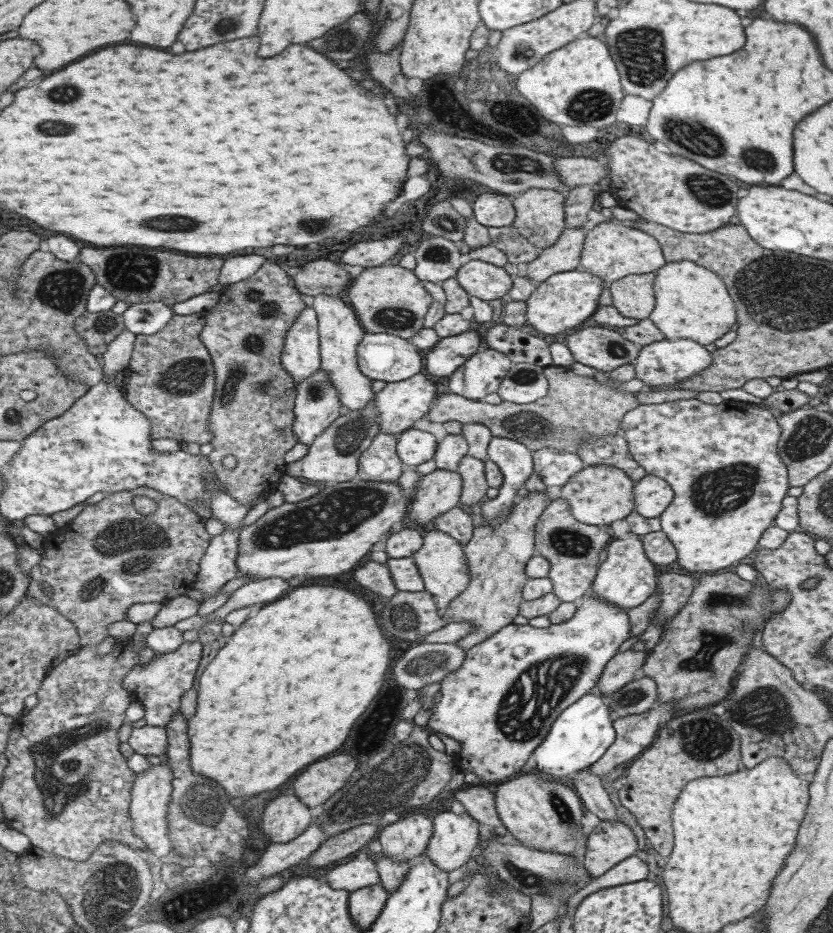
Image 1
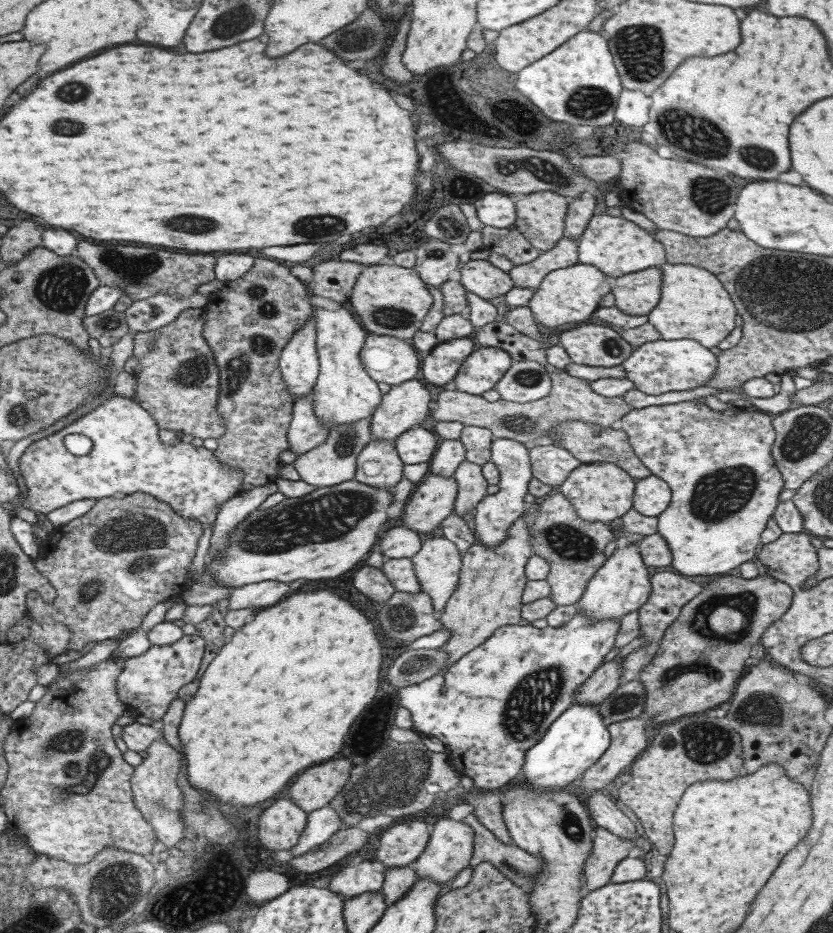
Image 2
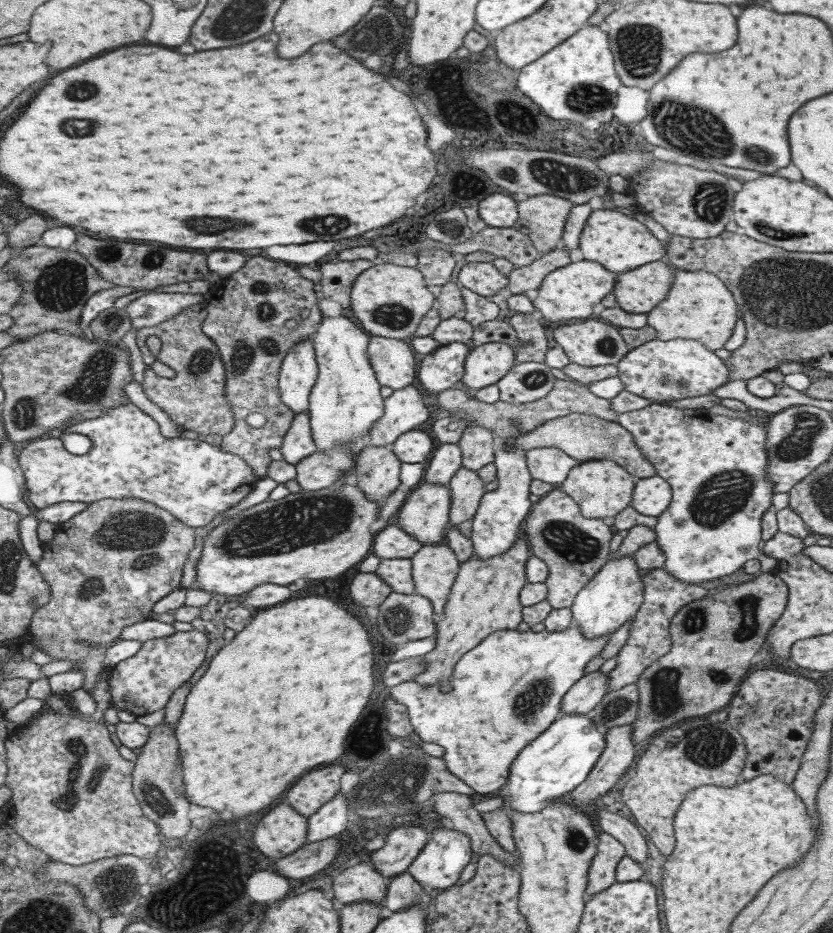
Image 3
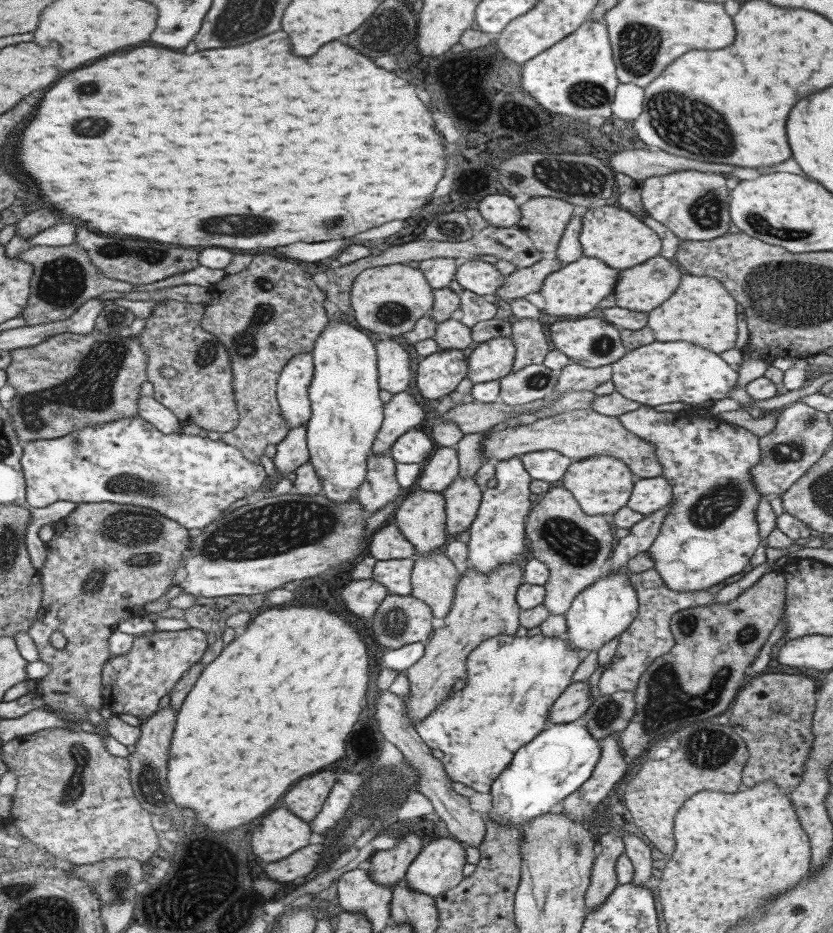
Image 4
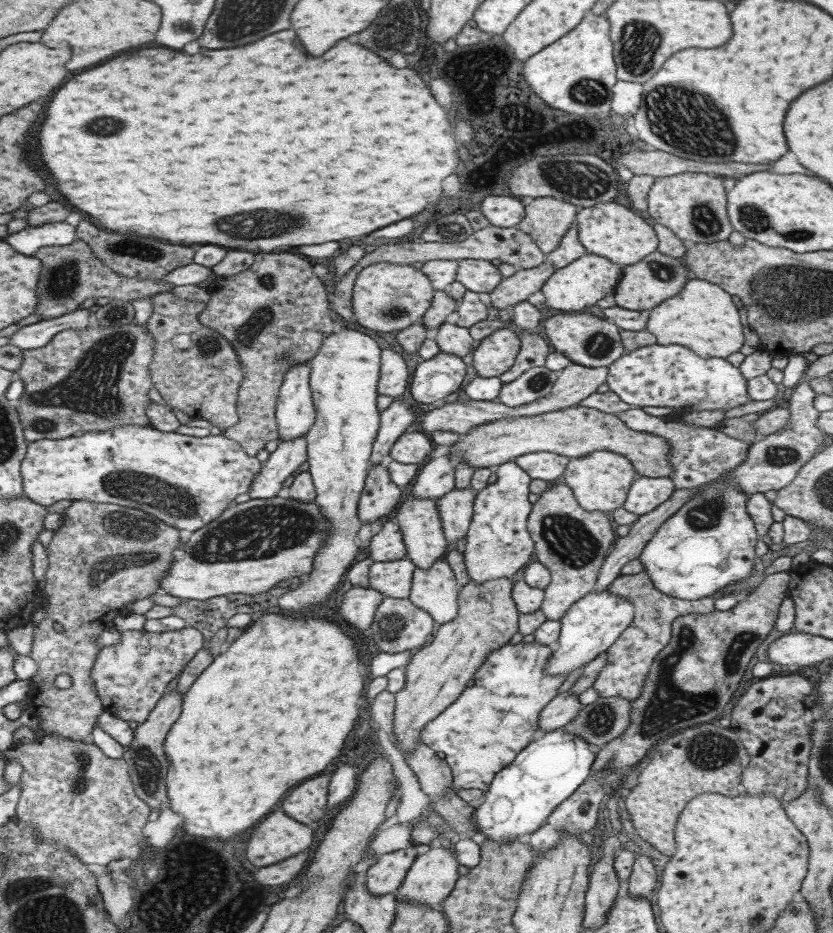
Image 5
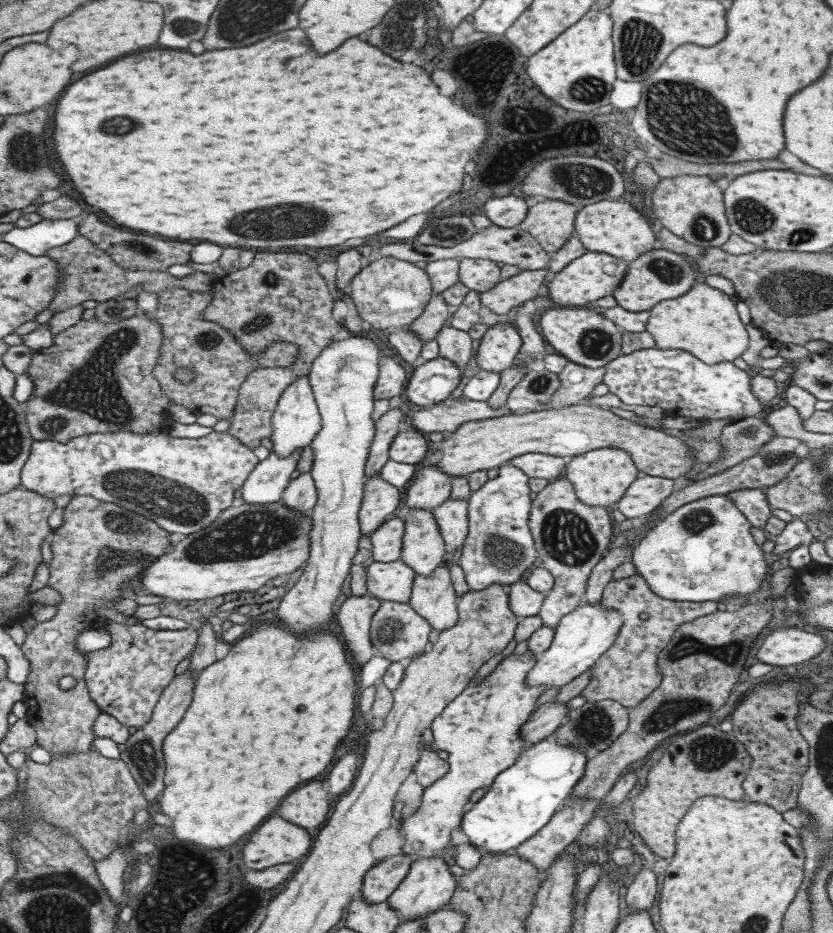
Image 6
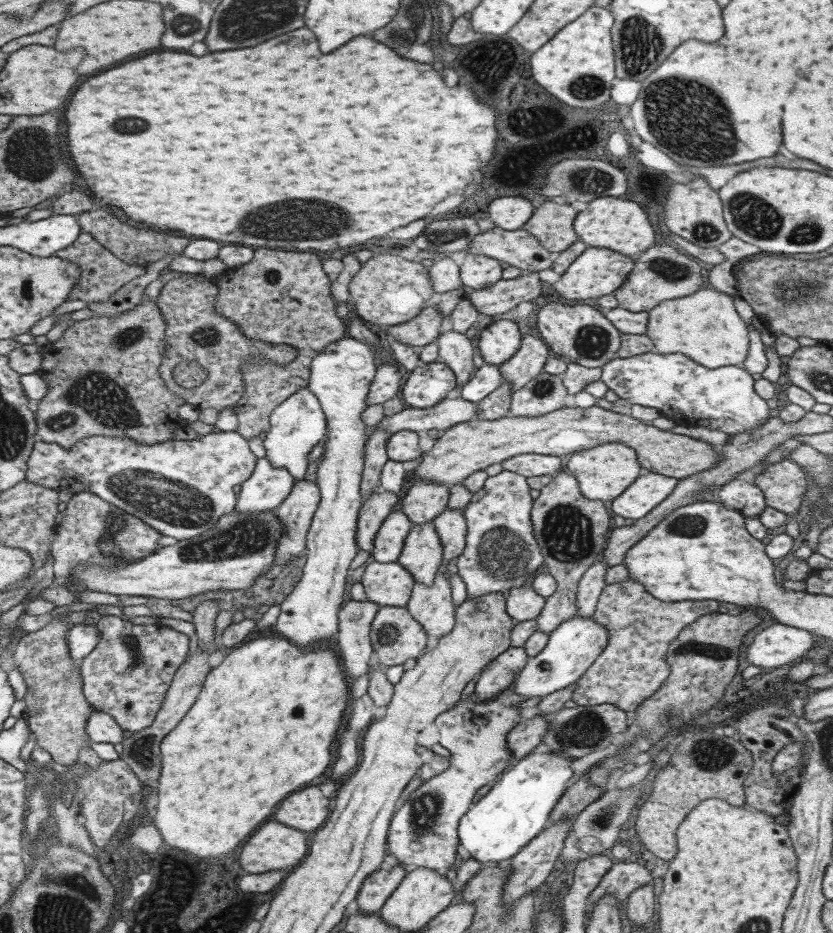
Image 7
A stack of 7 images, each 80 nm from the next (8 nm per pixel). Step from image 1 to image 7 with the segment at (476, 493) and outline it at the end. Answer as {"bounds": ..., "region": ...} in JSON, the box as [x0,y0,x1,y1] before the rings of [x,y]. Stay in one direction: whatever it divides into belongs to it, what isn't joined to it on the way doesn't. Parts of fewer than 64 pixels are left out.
{"bounds":[432,509,465,560],"region":[[[445,509],[432,520],[439,537],[443,560],[460,557],[465,545],[465,522],[459,510]]]}

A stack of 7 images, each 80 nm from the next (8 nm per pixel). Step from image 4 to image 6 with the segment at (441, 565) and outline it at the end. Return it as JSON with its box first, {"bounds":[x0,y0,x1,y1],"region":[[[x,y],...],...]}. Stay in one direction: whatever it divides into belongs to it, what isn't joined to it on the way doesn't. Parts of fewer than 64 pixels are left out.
{"bounds":[407,567,457,632],"region":[[[437,567],[429,576],[414,576],[407,603],[431,630],[443,632],[457,621],[457,600],[450,572]]]}

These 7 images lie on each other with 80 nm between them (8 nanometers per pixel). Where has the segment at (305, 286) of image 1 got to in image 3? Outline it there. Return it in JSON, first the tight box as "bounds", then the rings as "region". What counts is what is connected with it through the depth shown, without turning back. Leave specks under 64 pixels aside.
{"bounds":[316,258,379,308],"region":[[[377,258],[374,260],[363,260],[355,259],[350,261],[339,261],[336,260],[335,263],[324,263],[320,266],[316,266],[321,274],[321,280],[317,285],[317,290],[322,294],[325,299],[334,301],[338,303],[342,308],[350,306],[350,288],[355,280],[355,277],[363,272],[367,267],[378,264],[379,261]]]}

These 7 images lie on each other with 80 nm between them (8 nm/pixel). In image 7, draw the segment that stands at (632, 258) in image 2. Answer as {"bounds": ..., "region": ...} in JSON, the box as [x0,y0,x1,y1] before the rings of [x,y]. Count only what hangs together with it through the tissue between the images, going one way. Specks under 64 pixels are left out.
{"bounds":[572,196,655,257],"region":[[[603,196],[588,202],[585,210],[578,210],[572,227],[579,240],[587,247],[608,248],[629,257],[635,257],[655,244],[655,232],[645,212],[641,206],[625,198]]]}

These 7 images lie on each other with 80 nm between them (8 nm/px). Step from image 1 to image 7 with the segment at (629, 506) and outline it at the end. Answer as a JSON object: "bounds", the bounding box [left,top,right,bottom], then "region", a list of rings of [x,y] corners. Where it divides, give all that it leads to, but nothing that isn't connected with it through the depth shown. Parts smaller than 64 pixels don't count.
{"bounds":[563,442,644,503],"region":[[[603,442],[599,446],[591,446],[587,450],[573,452],[564,458],[563,467],[577,481],[579,493],[587,500],[601,503],[613,501],[619,497],[629,484],[644,472],[639,466],[635,451],[623,442]]]}

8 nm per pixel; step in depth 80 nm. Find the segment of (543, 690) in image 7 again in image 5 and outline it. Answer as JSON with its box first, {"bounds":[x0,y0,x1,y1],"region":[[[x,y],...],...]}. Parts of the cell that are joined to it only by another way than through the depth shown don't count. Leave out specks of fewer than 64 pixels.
{"bounds":[544,591,634,676],"region":[[[589,591],[563,613],[559,622],[559,636],[552,646],[552,655],[544,666],[548,675],[567,676],[575,668],[587,664],[613,644],[621,632],[629,626],[634,610],[630,602],[619,595],[602,591]]]}

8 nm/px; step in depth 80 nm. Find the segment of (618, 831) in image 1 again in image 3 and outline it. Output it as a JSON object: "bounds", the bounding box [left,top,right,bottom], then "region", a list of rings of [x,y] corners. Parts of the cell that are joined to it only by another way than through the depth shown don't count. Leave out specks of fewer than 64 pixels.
{"bounds":[585,831,626,900],"region":[[[598,831],[597,837],[596,853],[587,869],[585,900],[615,883],[616,864],[626,855],[623,845],[610,834]]]}

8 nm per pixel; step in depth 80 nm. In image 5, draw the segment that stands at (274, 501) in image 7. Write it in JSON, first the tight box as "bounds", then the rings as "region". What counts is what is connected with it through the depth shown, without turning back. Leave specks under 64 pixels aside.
{"bounds":[248,437,306,500],"region":[[[303,437],[291,441],[278,441],[276,449],[267,457],[260,471],[248,485],[250,499],[267,500],[274,498],[281,490],[282,483],[293,470],[306,461],[306,442]]]}

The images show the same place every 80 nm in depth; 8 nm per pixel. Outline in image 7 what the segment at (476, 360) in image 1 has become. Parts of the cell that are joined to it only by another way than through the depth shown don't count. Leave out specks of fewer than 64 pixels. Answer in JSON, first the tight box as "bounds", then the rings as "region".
{"bounds":[478,318,522,366],"region":[[[496,318],[479,334],[478,347],[483,362],[495,366],[511,358],[520,345],[522,325],[518,321]]]}

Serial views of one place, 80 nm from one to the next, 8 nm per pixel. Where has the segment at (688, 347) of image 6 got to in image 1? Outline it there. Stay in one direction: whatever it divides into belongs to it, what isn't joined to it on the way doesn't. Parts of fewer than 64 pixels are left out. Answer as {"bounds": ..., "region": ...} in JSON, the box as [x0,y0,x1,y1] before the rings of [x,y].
{"bounds":[648,260,736,346],"region":[[[684,260],[665,263],[652,273],[655,303],[648,319],[665,339],[688,338],[705,346],[731,330],[736,322],[736,310],[717,274]]]}

